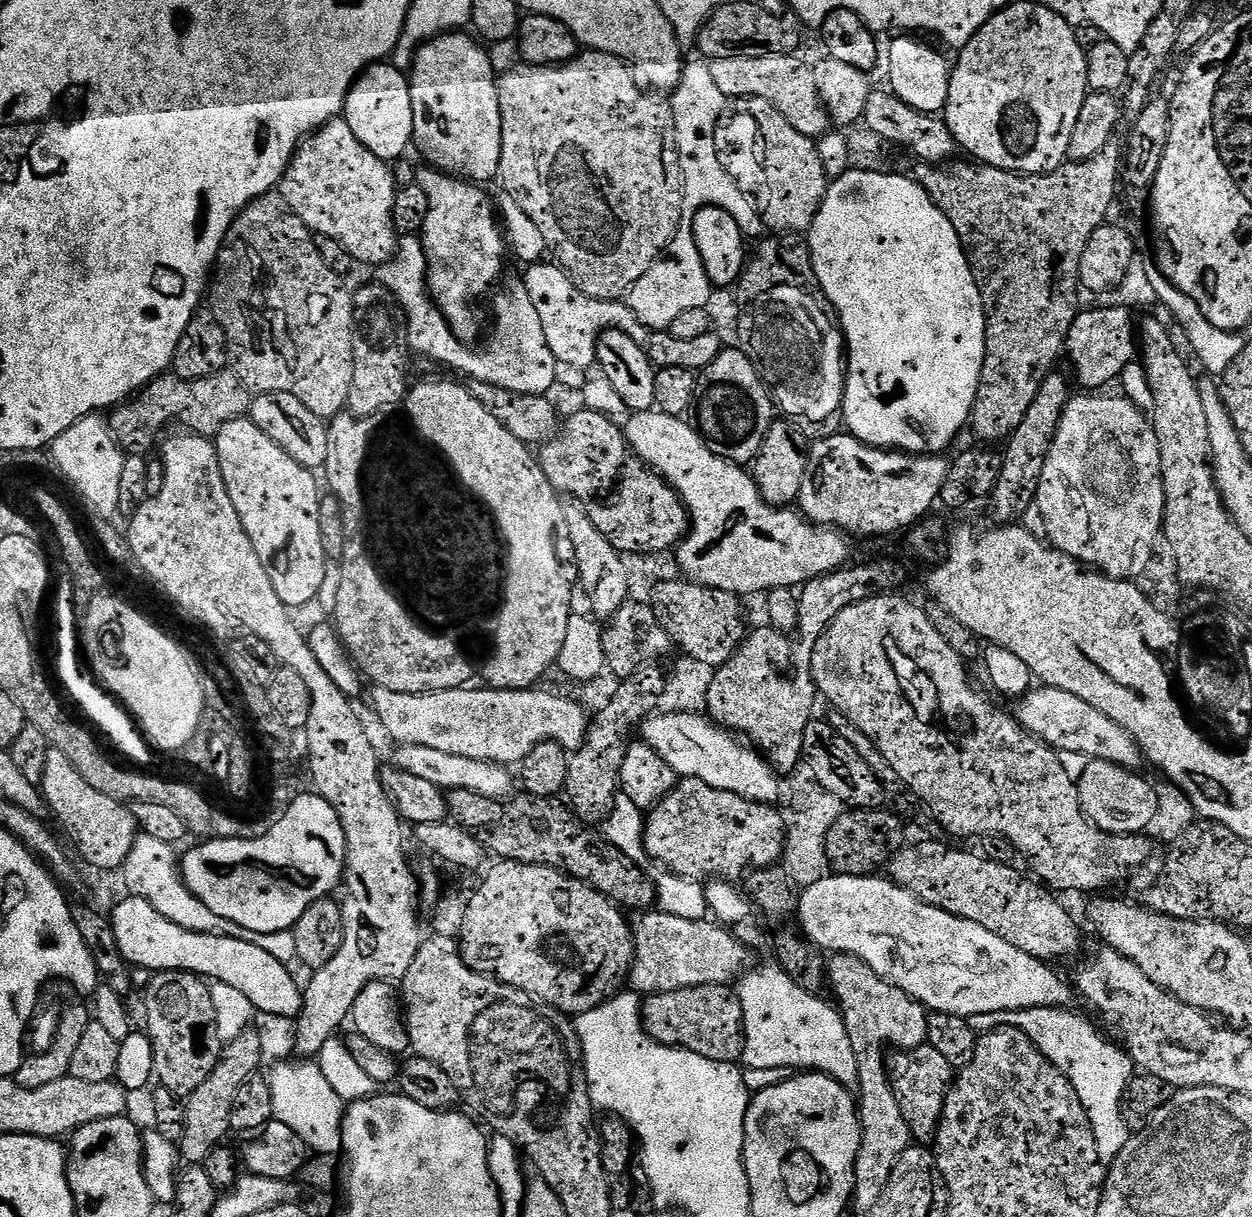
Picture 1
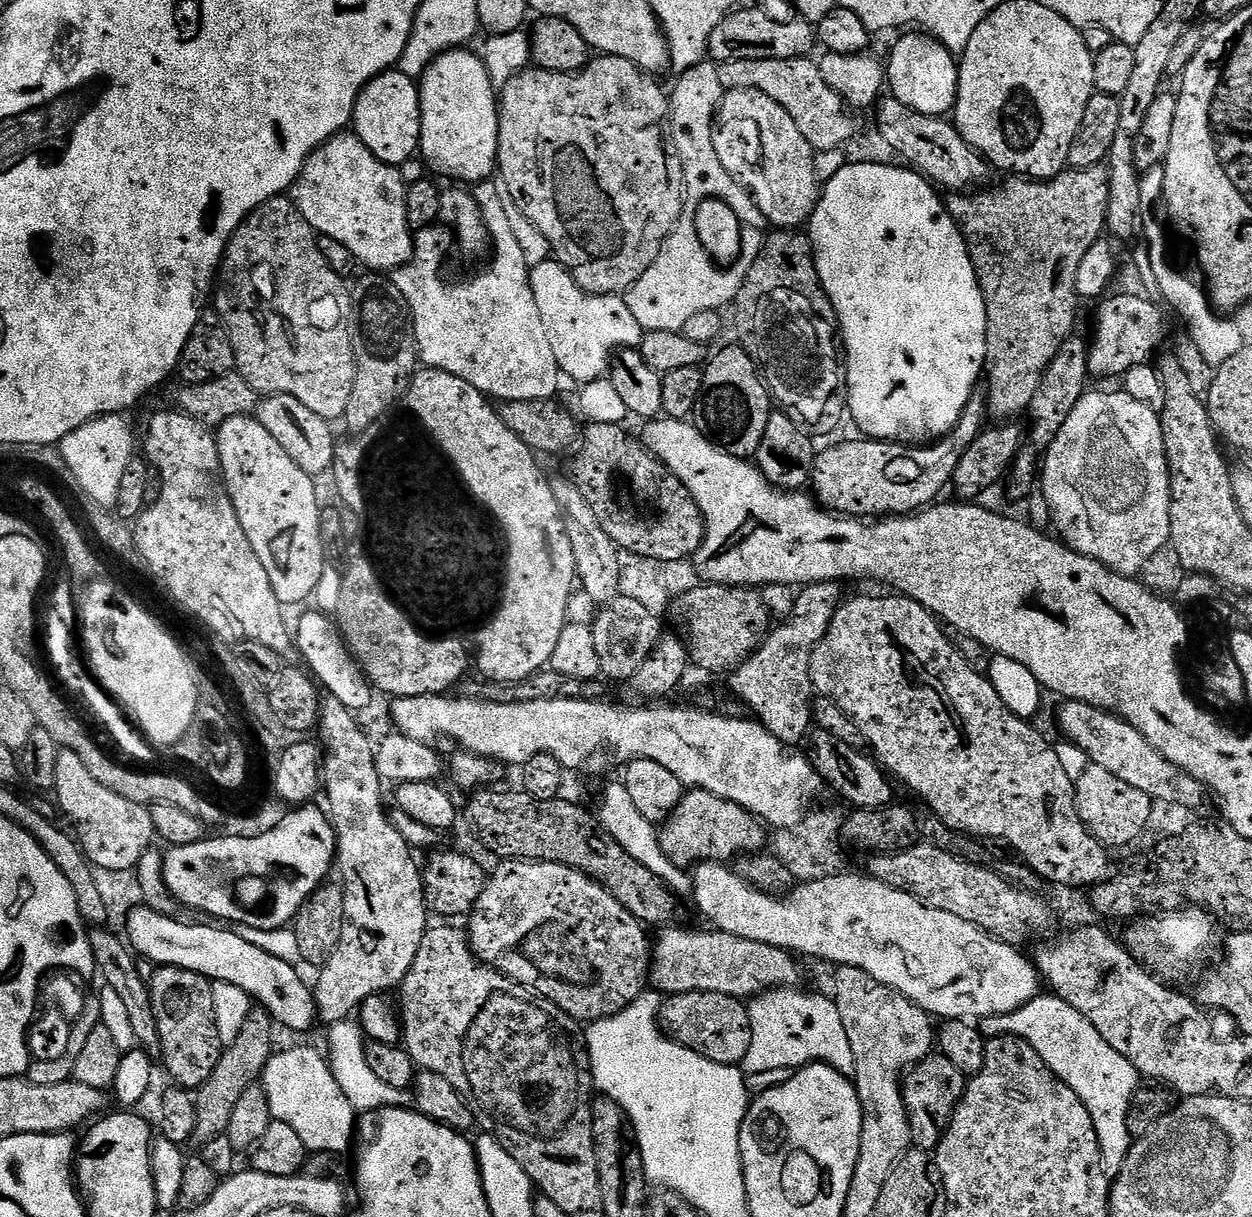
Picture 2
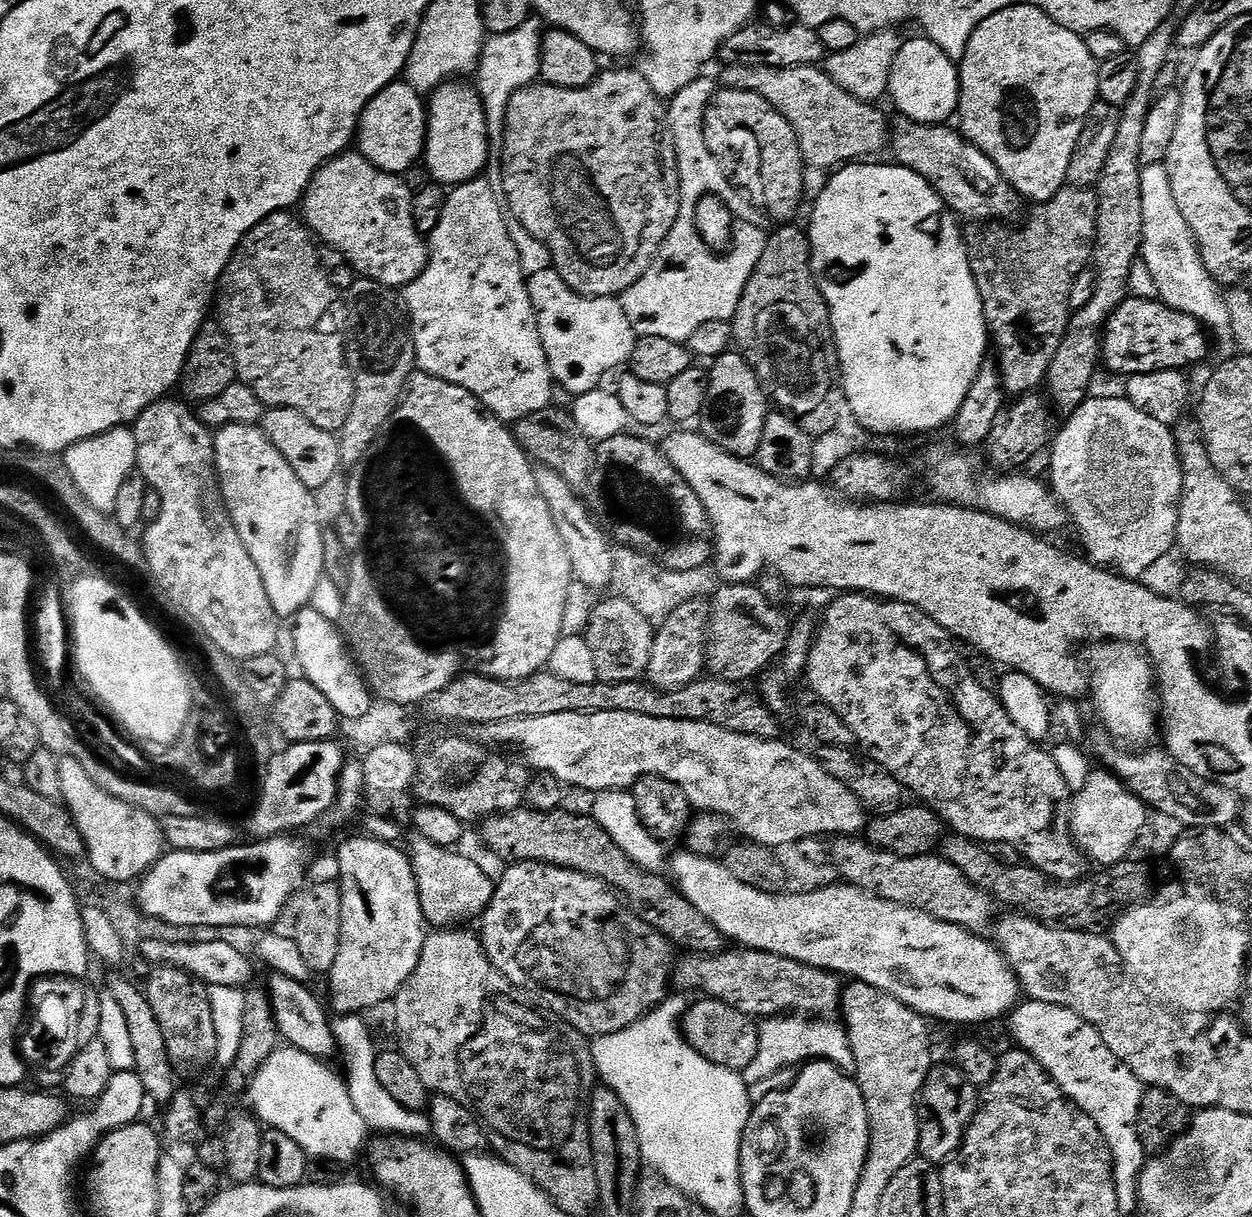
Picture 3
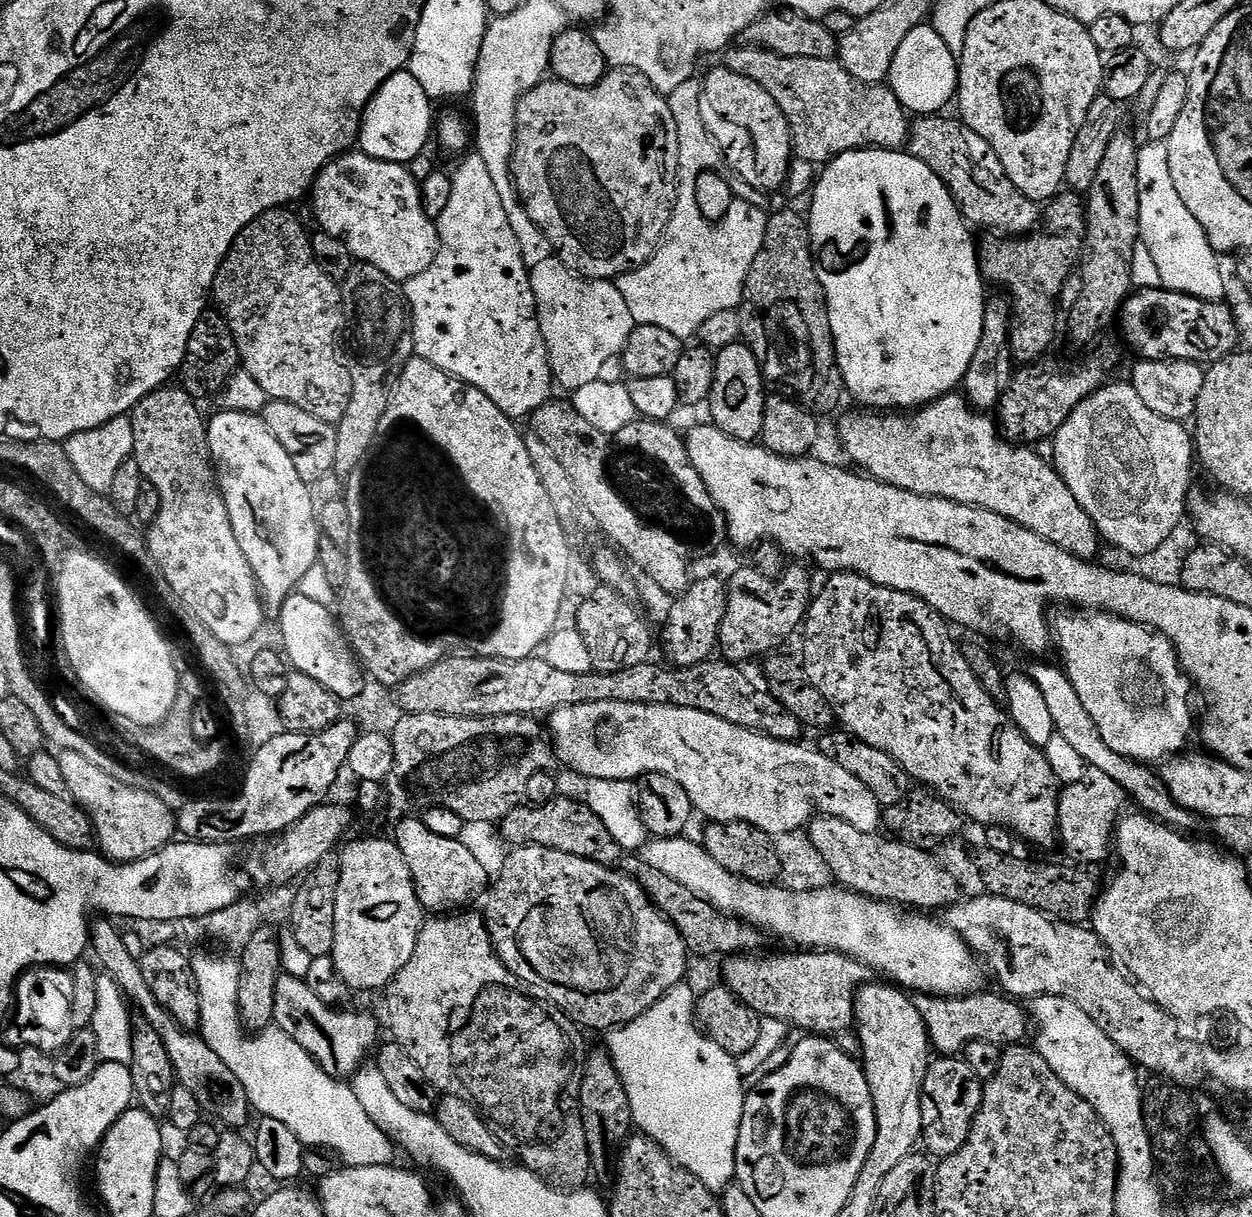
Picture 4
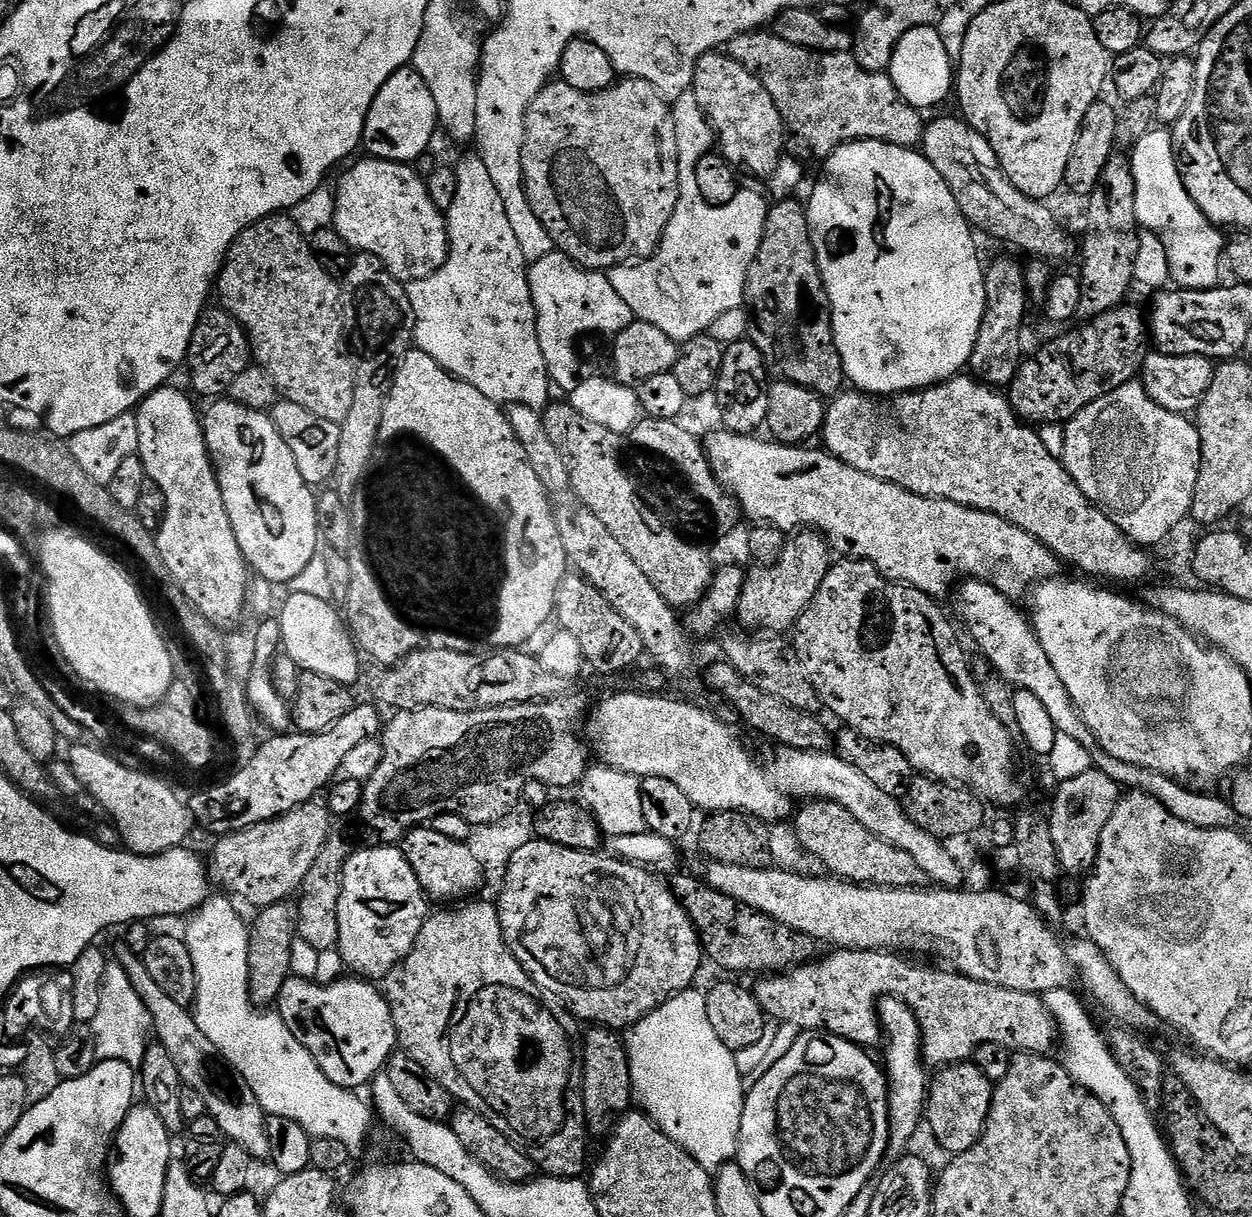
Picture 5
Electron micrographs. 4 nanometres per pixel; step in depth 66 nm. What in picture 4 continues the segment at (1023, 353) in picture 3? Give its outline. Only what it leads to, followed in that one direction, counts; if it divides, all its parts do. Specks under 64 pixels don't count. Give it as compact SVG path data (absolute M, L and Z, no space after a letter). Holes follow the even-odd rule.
M1076 194L1064 195L1057 195L1043 209L1042 227L1039 230L1015 238L988 234L978 244L981 276L989 285L997 284L1005 288L1000 290L1006 293L1012 305L1010 346L1013 357L1021 365L1029 365L1049 355L1048 347L1056 336L1060 291L1077 271L1080 254L1084 250L1085 201Z

